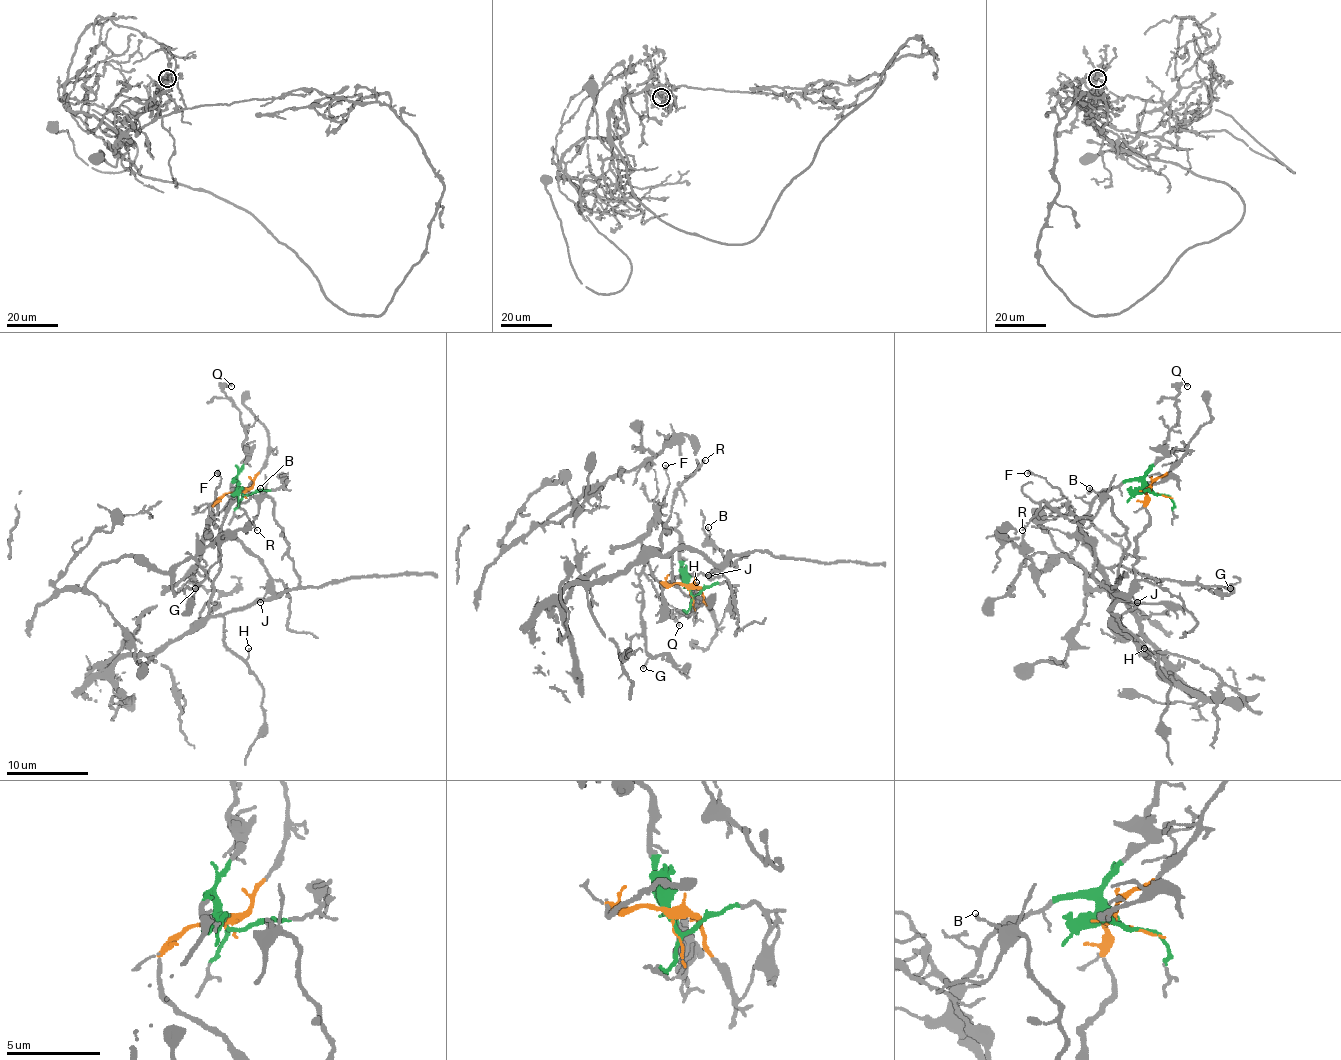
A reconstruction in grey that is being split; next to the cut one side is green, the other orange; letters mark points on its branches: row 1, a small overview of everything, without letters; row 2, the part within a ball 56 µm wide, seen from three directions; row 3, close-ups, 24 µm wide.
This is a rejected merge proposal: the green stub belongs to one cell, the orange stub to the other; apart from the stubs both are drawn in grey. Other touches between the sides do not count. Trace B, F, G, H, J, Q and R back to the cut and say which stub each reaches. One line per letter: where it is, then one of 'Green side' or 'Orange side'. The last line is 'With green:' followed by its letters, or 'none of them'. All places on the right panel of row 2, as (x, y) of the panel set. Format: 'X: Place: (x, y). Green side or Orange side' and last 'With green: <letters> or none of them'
B: Place: (1089, 488). Orange side
F: Place: (1027, 473). Green side
G: Place: (1230, 588). Green side
H: Place: (1144, 648). Orange side
J: Place: (1137, 602). Orange side
Q: Place: (1187, 386). Green side
R: Place: (1022, 530). Orange side
With green: F, G, Q

